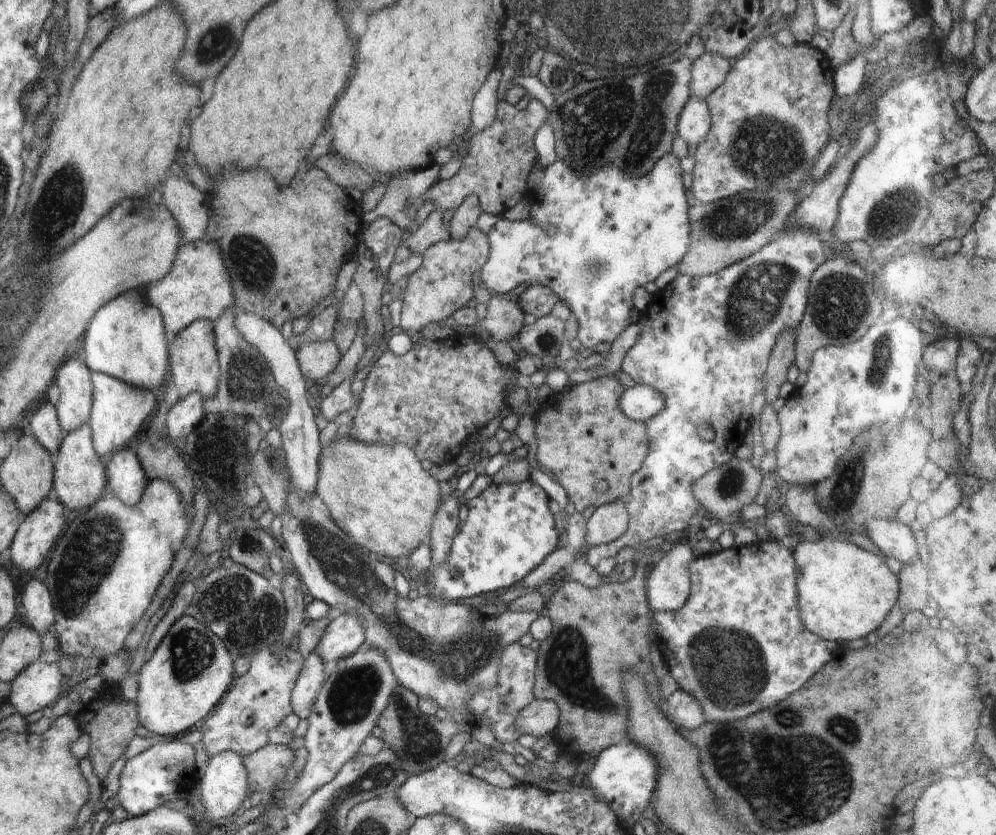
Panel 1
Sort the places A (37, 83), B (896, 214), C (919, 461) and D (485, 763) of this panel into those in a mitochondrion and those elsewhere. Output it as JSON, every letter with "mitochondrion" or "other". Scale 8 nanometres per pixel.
{"A":"other","B":"mitochondrion","C":"other","D":"other"}

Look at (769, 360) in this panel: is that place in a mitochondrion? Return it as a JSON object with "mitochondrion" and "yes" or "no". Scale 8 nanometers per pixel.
{"mitochondrion":"no"}

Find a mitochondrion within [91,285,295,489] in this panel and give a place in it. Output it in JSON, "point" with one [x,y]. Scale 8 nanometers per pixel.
{"point":[245,377]}

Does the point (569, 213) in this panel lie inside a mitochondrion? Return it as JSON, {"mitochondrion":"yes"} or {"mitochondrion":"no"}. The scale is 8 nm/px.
{"mitochondrion":"no"}

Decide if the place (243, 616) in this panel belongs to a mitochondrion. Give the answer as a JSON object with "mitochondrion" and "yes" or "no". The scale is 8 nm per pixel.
{"mitochondrion":"yes"}

